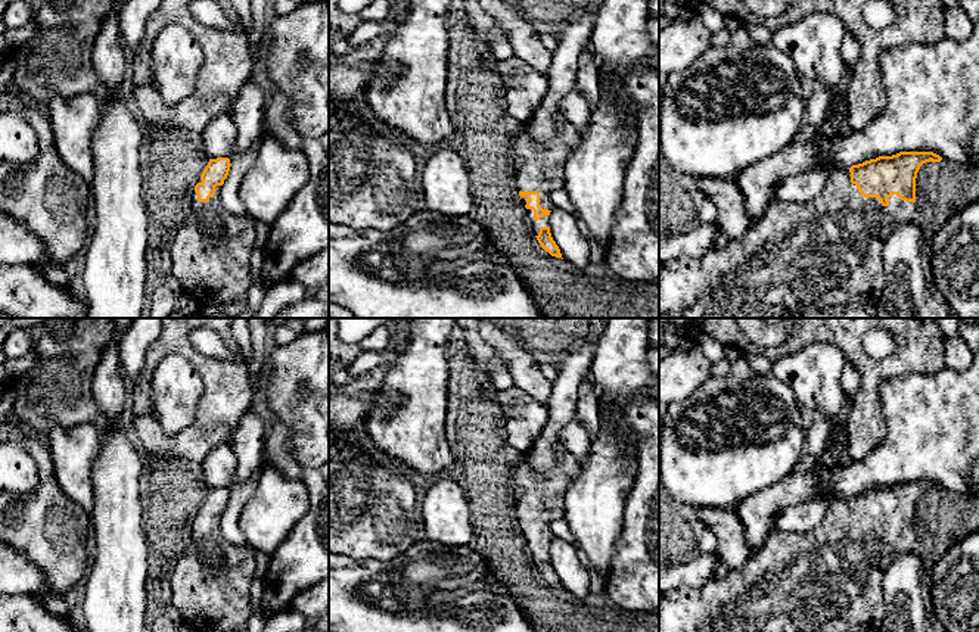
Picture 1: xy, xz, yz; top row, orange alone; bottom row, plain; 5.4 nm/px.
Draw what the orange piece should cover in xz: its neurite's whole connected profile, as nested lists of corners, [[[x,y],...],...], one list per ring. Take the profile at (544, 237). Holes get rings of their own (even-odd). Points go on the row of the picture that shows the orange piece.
[[[562,115],[554,136],[546,144],[535,143],[525,131],[526,122],[513,141],[516,189],[526,208],[526,217],[541,247],[562,258],[550,233],[551,193],[566,187],[565,165],[581,136]]]

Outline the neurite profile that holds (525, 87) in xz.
[[[513,55],[495,60],[501,75],[507,110],[519,124],[528,122],[548,90],[548,78]]]

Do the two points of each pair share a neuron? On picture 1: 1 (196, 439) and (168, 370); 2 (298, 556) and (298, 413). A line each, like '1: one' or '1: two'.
1: two
2: two

